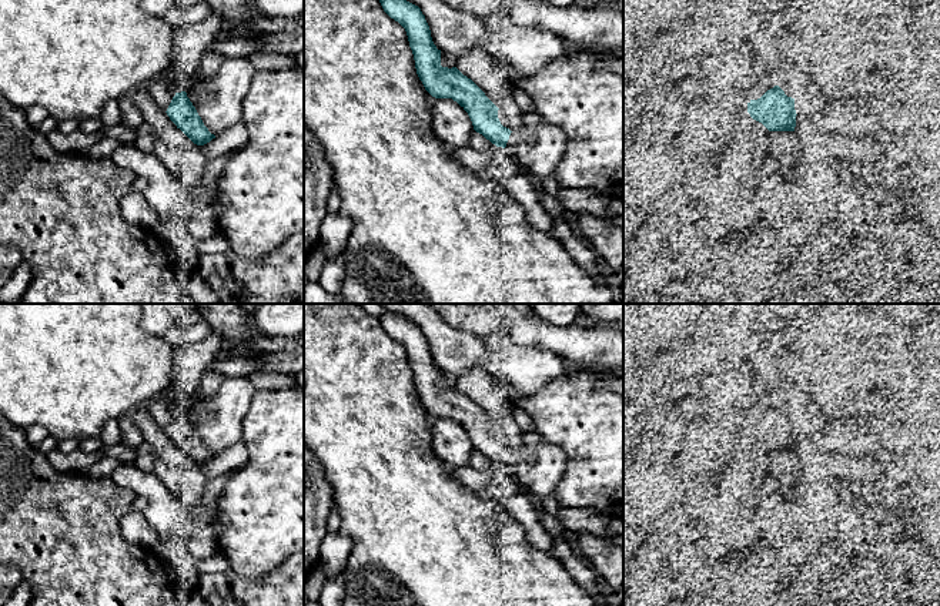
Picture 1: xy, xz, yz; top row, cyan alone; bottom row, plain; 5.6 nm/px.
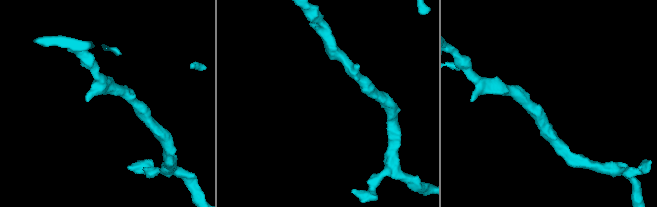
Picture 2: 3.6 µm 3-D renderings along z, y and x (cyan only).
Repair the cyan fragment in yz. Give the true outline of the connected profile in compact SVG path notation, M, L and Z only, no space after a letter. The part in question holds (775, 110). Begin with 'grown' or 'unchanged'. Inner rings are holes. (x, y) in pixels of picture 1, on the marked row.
unchanged | M779 86L767 90L760 98L750 100L747 113L769 131L795 131L795 98L787 97Z

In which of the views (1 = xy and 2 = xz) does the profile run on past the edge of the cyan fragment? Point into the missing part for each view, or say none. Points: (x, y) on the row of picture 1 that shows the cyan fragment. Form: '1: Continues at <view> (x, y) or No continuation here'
1: No continuation here
2: No continuation here

